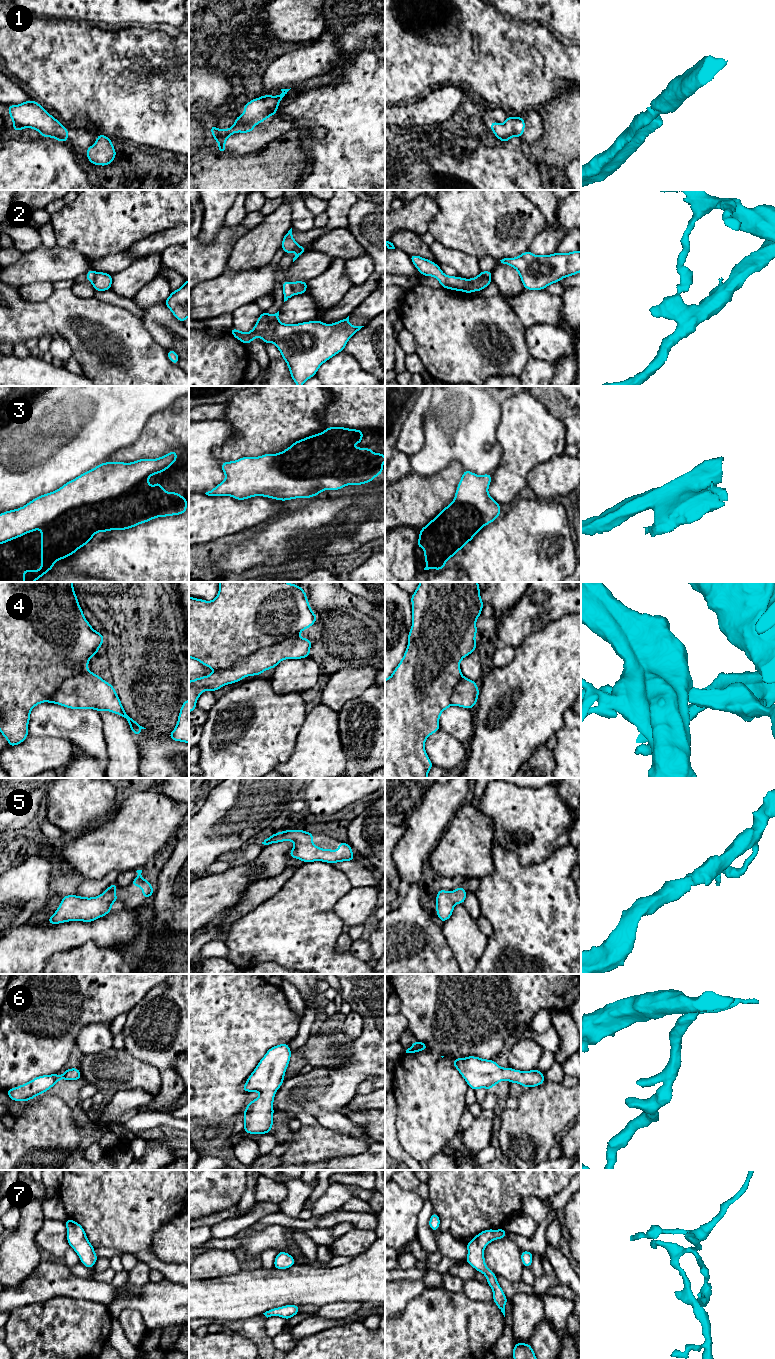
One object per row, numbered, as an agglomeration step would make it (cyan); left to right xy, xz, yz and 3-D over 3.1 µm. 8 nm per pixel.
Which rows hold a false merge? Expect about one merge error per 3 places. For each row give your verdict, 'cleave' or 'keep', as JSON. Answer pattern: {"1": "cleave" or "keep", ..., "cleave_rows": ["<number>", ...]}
{"1": "keep", "2": "cleave", "3": "cleave", "4": "keep", "5": "keep", "6": "keep", "7": "keep", "cleave_rows": ["2", "3"]}

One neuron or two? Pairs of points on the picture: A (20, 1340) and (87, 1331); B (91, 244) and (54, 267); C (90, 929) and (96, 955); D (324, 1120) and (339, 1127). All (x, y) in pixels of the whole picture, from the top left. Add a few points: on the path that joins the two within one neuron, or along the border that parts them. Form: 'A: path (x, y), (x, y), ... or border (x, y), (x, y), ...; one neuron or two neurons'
A: path (37, 1340), (53, 1340), (62, 1334), (70, 1333); one neuron
B: border (57, 244), (76, 249), (91, 259); two neurons
C: border (116, 947), (99, 947), (87, 941), (71, 949); two neurons
D: path (328, 1120), (332, 1120), (335, 1123); one neuron

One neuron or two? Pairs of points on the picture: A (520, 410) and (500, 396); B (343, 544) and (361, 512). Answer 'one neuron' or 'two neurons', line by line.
A: two neurons
B: two neurons

